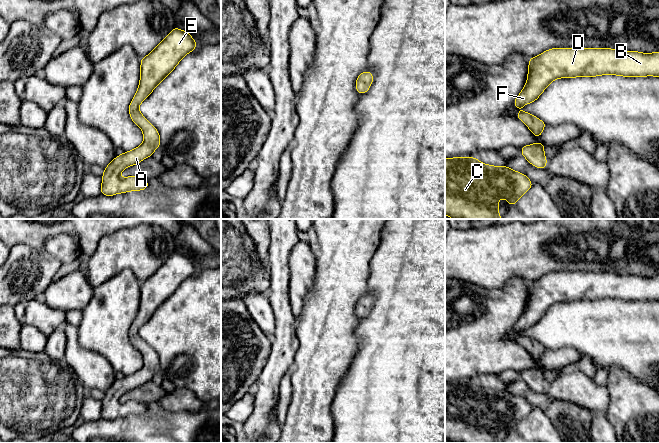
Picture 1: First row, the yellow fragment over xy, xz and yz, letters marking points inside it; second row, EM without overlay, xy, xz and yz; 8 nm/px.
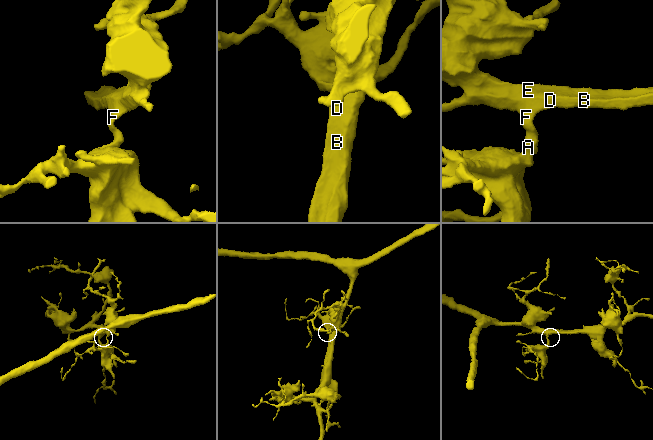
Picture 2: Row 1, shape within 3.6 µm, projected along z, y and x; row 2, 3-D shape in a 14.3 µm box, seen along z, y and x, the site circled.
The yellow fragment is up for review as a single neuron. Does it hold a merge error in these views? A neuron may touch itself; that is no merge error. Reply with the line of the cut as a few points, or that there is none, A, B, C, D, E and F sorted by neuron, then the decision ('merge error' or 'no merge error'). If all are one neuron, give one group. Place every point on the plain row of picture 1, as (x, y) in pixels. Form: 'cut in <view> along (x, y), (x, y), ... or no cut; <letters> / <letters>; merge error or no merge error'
no cut; A B C D E F; no merge error

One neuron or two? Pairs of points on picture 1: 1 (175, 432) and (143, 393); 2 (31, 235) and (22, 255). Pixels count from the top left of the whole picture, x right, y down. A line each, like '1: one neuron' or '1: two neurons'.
1: two neurons
2: two neurons

